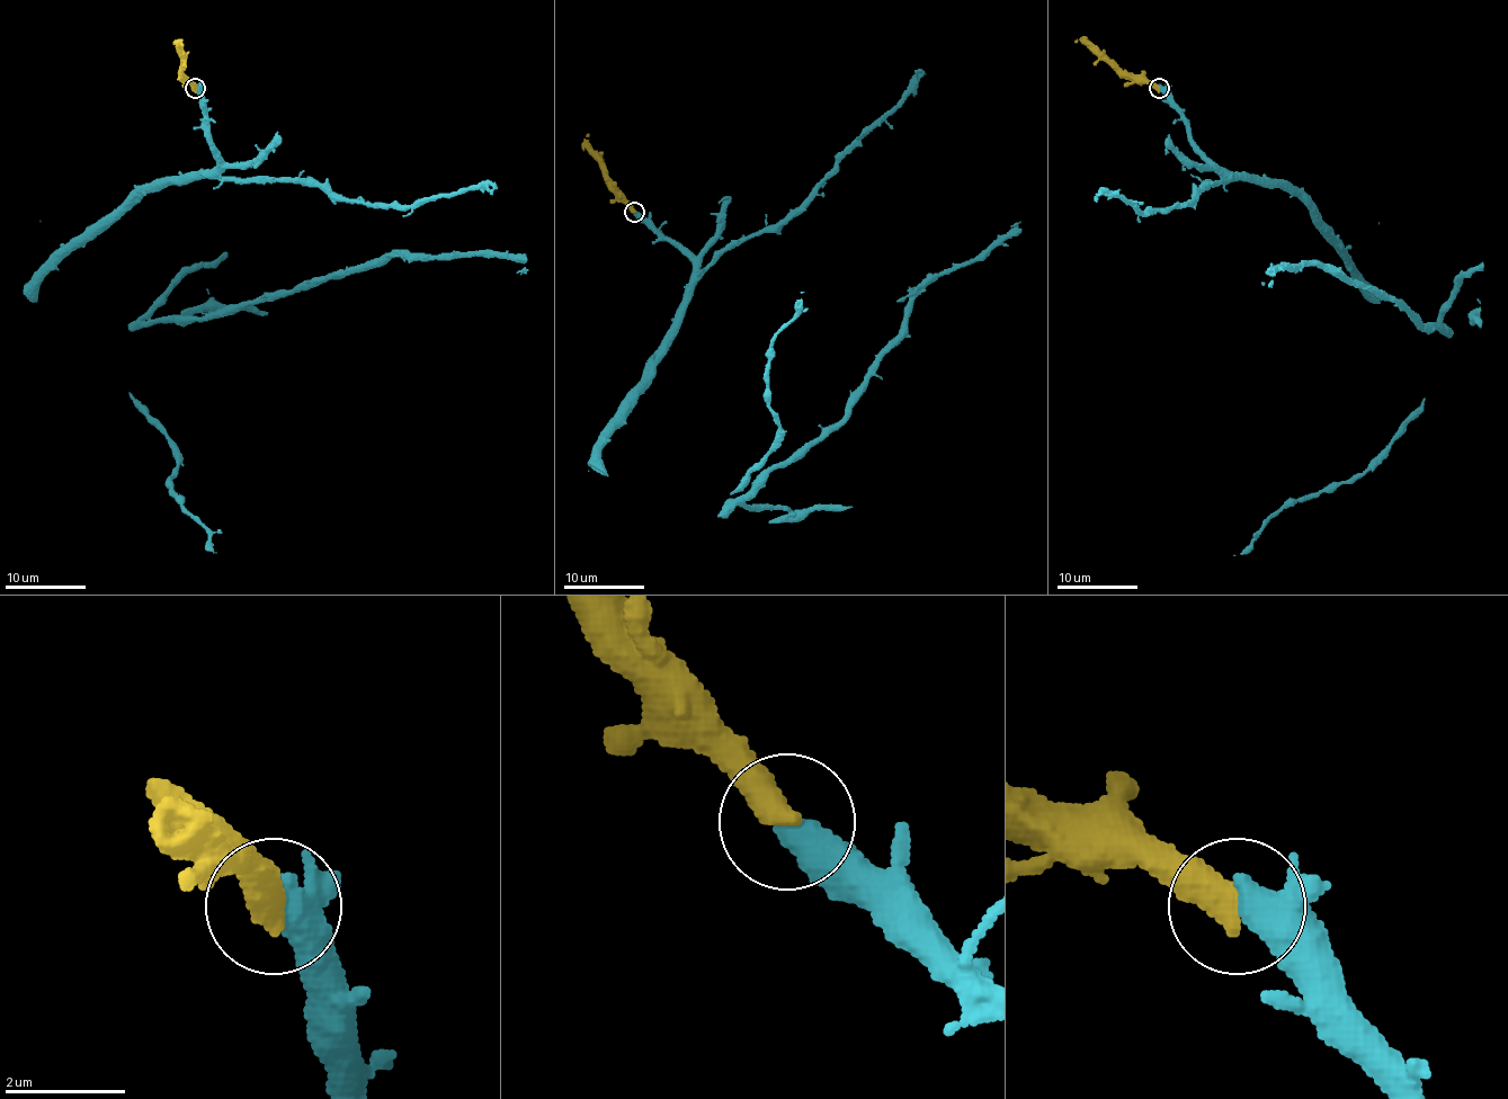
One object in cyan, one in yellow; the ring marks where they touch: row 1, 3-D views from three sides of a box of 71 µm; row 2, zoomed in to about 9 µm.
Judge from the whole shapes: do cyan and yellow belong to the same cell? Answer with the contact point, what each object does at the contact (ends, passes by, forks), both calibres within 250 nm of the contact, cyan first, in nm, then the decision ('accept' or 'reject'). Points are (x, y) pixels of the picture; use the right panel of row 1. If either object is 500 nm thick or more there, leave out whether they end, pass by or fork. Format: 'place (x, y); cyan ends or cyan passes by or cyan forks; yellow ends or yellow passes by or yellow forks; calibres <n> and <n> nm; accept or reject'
place (1159, 88); calibres 550 and 550 nm; accept

